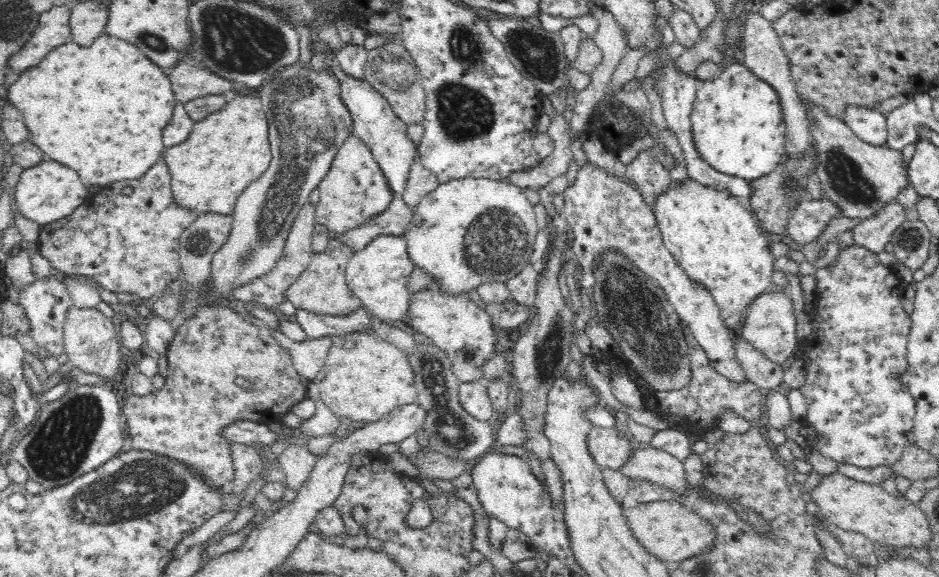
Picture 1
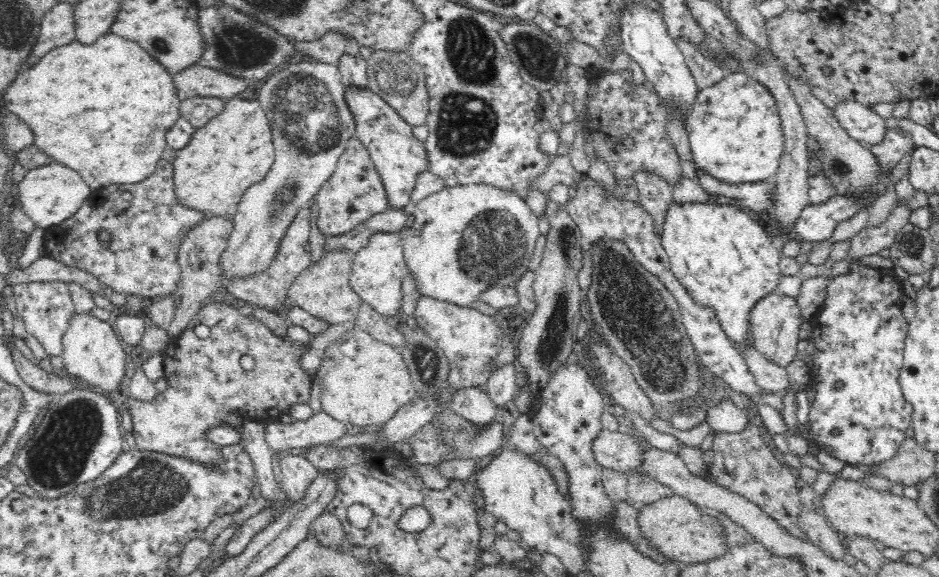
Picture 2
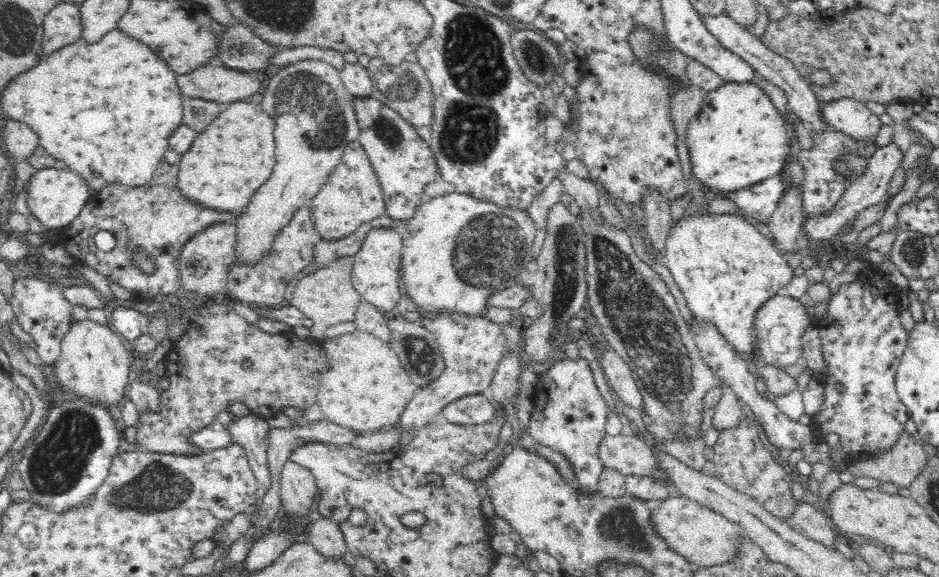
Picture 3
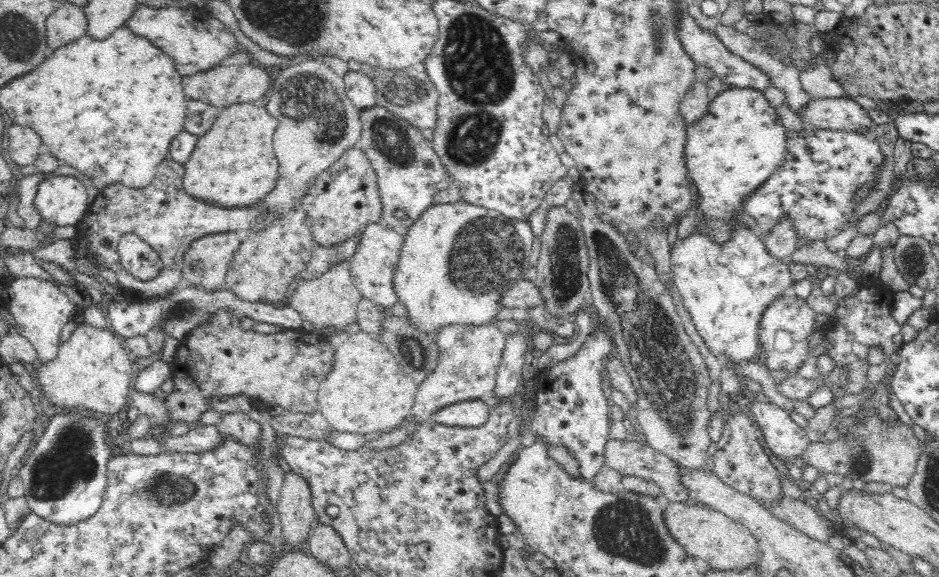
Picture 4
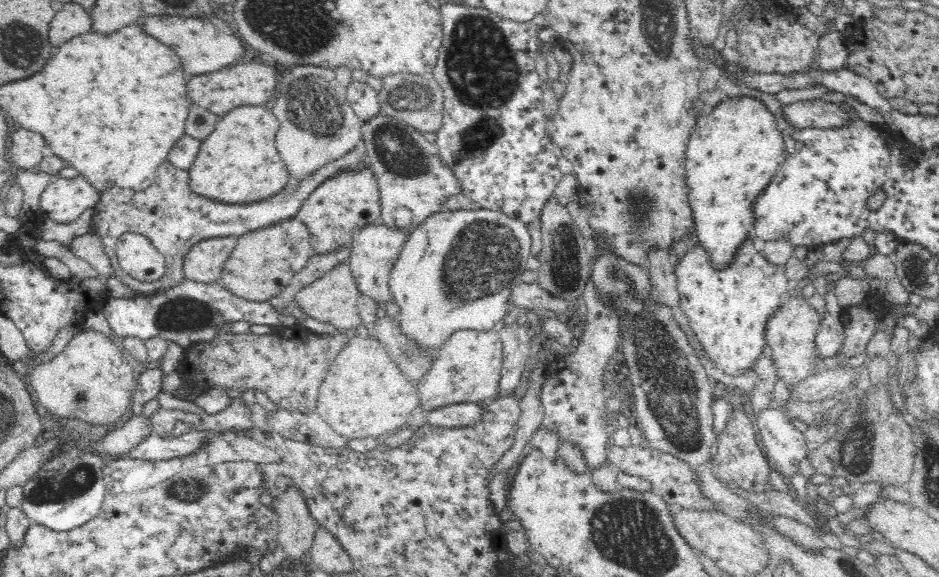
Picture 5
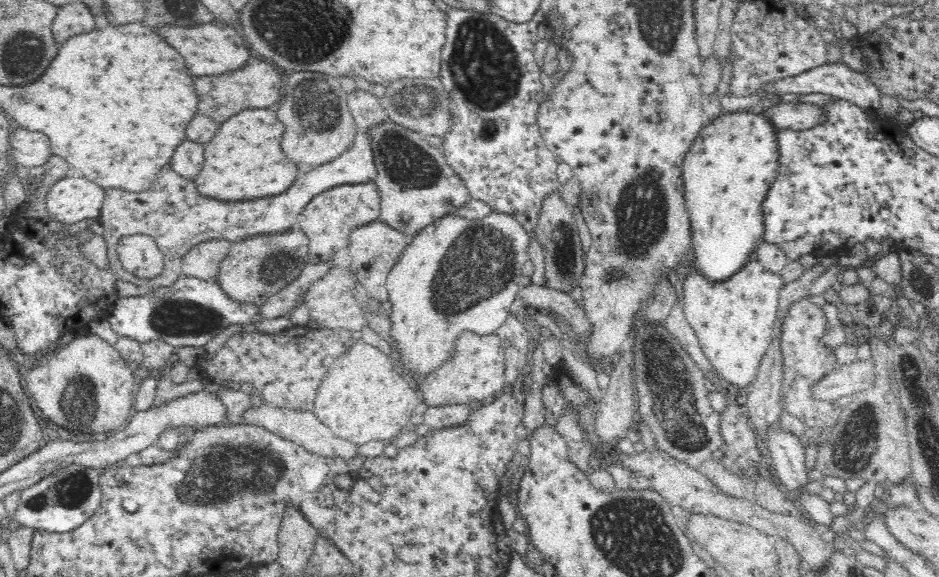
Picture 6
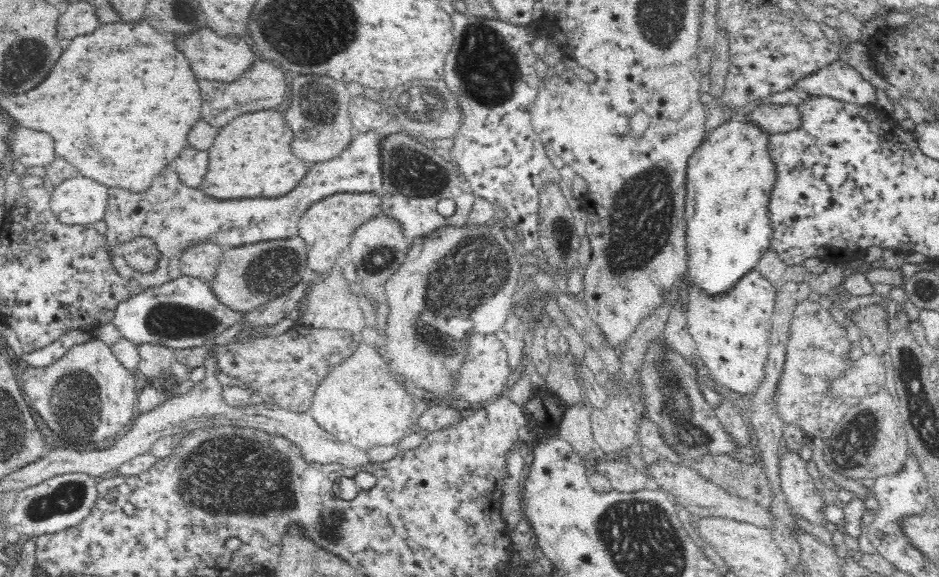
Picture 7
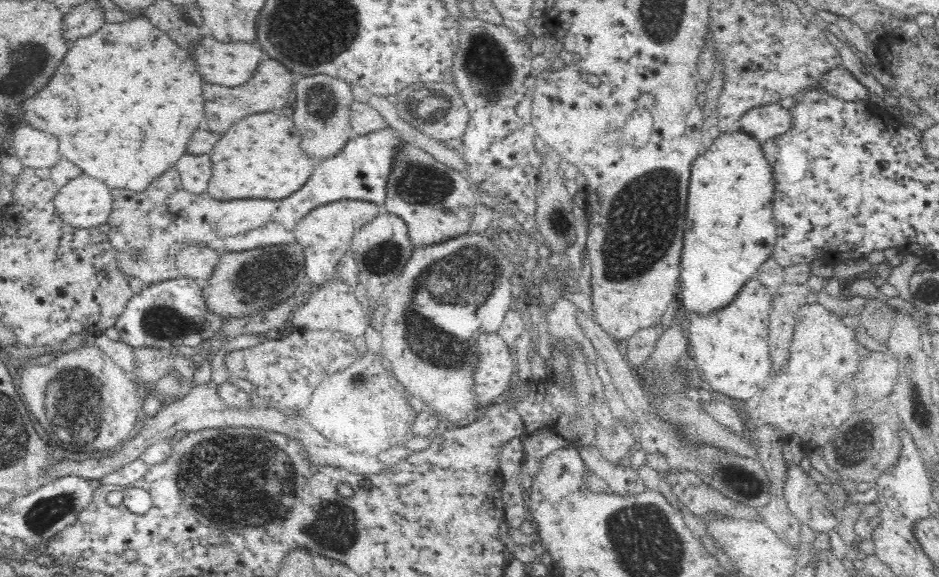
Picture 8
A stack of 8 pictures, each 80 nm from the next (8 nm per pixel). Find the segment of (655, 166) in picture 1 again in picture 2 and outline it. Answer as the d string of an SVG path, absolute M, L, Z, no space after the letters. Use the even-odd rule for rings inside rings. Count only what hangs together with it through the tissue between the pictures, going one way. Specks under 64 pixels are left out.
M638 173L635 176L635 198L654 220L654 231L661 238L669 206L673 203L672 187L656 173Z

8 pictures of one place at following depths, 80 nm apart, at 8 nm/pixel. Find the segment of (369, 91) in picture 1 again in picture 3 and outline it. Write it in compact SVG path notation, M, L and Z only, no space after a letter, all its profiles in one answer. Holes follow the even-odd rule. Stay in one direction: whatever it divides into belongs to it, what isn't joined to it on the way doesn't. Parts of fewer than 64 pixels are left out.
M373 96L367 99L353 99L353 105L360 122L358 141L366 151L376 171L385 202L385 215L394 222L405 225L414 218L416 208L423 203L427 184L440 178L436 157L429 141L424 141L401 114L392 110L385 102Z

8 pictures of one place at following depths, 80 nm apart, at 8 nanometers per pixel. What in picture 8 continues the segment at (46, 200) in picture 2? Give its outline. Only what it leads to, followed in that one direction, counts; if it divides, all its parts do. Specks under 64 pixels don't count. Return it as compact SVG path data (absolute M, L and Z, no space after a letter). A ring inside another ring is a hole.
M80 176L62 187L53 203L59 218L74 229L100 227L109 220L112 190L100 180Z

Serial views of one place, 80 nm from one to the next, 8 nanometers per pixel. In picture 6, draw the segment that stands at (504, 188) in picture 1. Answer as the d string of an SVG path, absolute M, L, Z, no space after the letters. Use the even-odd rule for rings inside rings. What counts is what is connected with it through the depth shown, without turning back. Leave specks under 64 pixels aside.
M494 211L483 218L483 220L467 220L466 218L459 217L453 213L442 217L442 220L430 224L428 228L416 233L411 239L410 244L402 251L399 261L396 266L389 272L386 288L388 293L388 301L391 304L390 312L390 337L392 337L392 349L397 354L397 361L399 367L406 374L410 373L410 379L415 382L418 380L424 380L426 374L432 374L435 370L438 370L446 361L451 359L451 356L455 353L455 342L460 336L460 333L464 331L474 331L479 335L487 335L490 333L496 334L496 328L500 328L502 323L507 319L510 313L510 306L512 301L518 294L518 288L516 282L520 282L520 276L522 276L522 266L525 262L529 261L529 254L527 253L529 244L531 241L530 233L528 233L513 216L506 213L500 213Z

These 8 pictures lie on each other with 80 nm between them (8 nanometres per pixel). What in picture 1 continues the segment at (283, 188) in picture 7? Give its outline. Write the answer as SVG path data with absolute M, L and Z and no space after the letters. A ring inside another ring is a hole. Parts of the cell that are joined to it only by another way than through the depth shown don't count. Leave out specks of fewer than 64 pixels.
M254 96L230 97L210 118L196 122L186 142L164 152L170 168L171 189L176 204L199 214L212 213L232 216L238 194L270 166L268 120L262 104Z

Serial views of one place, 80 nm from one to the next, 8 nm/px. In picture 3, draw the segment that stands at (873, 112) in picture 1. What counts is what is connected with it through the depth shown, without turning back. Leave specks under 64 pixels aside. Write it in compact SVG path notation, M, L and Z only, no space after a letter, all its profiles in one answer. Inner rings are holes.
M842 97L838 100L819 101L818 111L822 121L833 130L850 135L858 140L875 140L880 130L878 115L854 98Z

